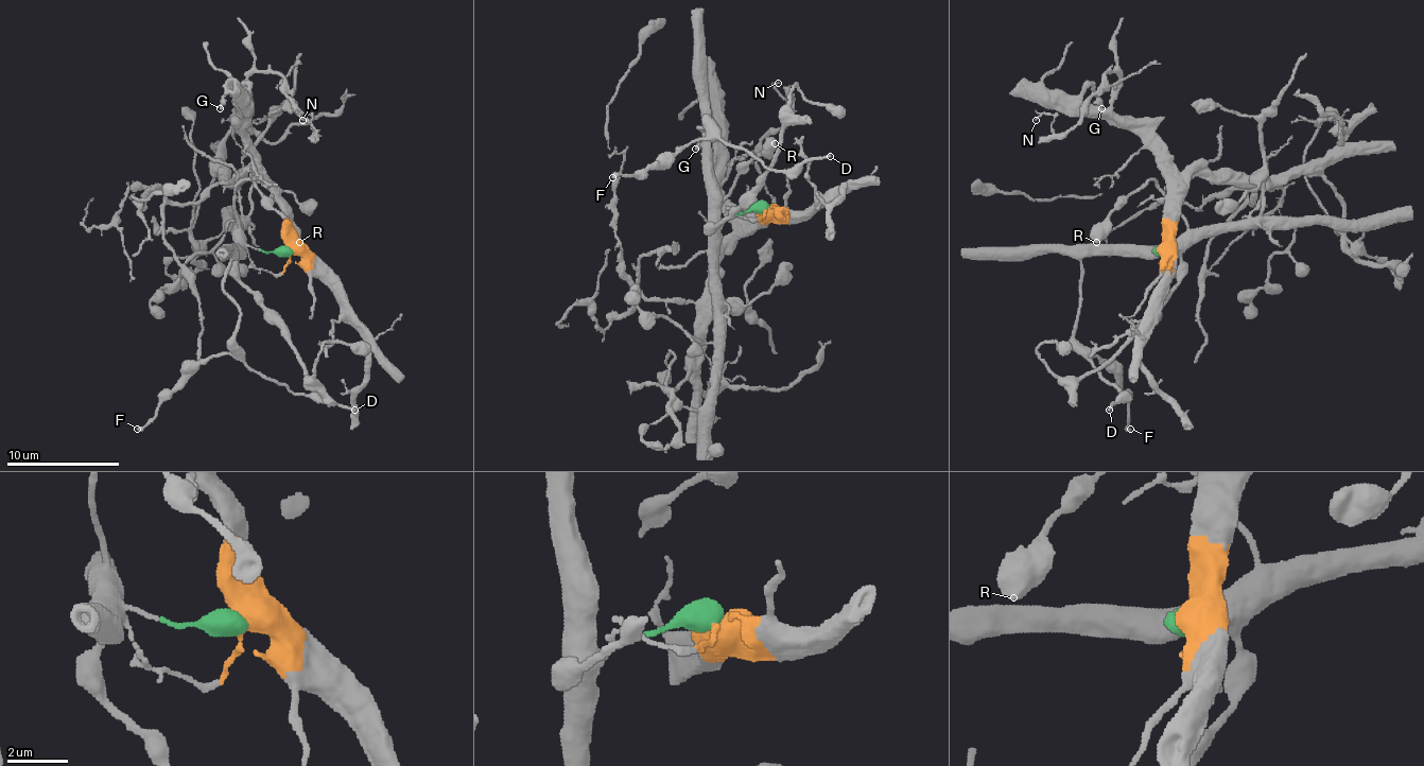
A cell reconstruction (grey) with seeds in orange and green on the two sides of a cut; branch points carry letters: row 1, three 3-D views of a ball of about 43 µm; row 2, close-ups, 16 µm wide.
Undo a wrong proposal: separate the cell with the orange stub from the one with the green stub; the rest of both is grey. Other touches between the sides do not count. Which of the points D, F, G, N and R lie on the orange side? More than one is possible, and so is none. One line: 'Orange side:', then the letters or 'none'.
Orange side: G, N

